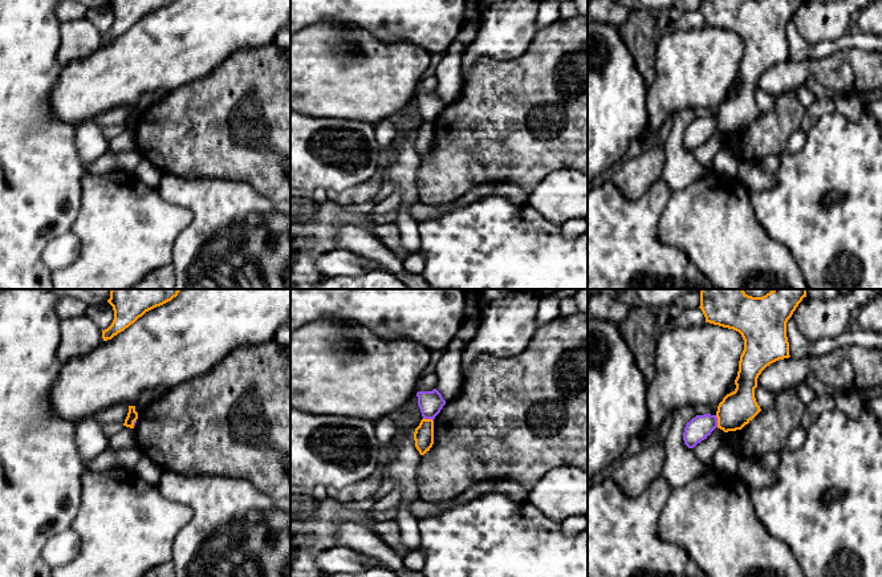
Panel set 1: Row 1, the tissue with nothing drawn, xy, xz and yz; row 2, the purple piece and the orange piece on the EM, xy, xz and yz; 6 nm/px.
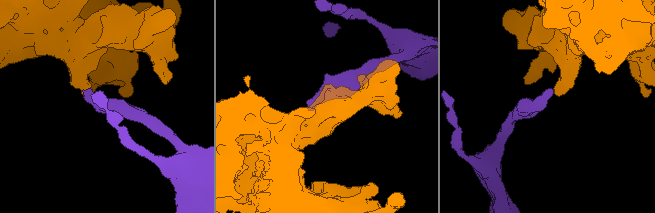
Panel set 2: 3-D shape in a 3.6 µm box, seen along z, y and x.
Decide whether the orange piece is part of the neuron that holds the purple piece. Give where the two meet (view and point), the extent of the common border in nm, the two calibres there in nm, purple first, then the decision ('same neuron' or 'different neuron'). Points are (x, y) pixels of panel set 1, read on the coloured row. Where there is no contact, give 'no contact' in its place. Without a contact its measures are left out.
yz (716, 421) | 70 nm | 150/200 nm | different neuron

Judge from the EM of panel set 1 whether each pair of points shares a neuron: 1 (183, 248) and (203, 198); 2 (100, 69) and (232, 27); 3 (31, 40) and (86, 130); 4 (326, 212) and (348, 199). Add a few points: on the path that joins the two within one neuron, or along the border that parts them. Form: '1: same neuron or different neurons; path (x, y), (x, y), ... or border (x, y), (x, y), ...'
1: same neuron; path (195, 236), (203, 228), (203, 210)
2: same neuron; path (133, 64), (188, 39), (199, 31)
3: different neurons; border (76, 128), (76, 147), (81, 158)
4: different neurons; border (326, 198), (346, 207)

